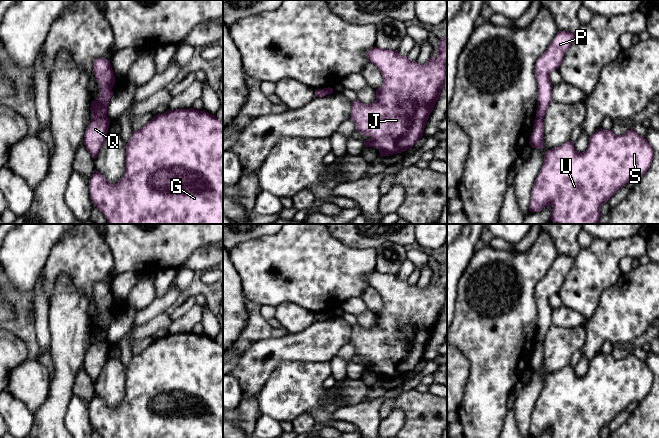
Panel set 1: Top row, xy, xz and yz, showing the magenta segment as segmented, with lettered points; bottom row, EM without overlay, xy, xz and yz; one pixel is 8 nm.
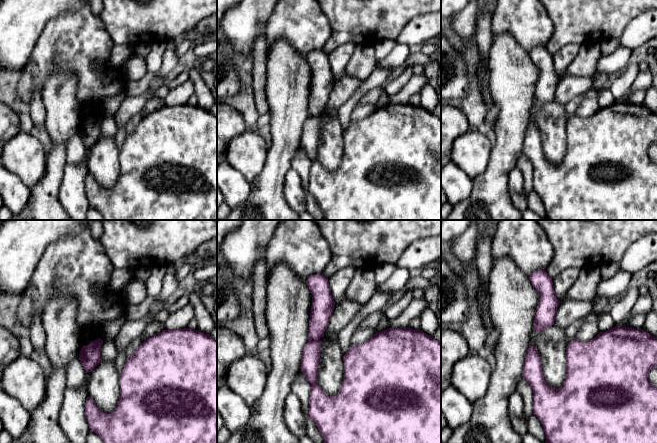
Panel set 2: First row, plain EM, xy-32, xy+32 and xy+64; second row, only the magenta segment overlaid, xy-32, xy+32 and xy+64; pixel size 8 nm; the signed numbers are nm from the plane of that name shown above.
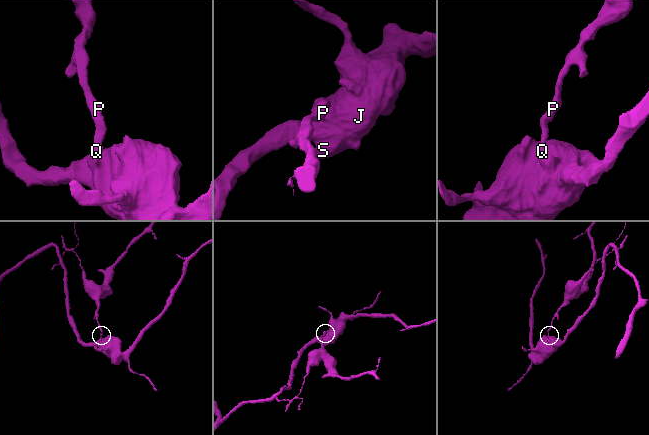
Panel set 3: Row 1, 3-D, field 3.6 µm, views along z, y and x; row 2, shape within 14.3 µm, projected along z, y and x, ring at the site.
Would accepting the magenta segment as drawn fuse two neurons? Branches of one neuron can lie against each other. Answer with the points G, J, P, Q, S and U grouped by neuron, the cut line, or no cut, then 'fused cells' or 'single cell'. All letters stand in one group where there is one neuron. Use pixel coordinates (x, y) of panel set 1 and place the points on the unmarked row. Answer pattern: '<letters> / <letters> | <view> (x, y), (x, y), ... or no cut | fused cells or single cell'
G J Q S U / P | xy (106, 340), (91, 343) | fused cells

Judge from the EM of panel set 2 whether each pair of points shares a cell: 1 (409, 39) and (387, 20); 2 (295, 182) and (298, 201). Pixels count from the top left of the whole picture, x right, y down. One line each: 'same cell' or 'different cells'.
1: different cells
2: same cell

